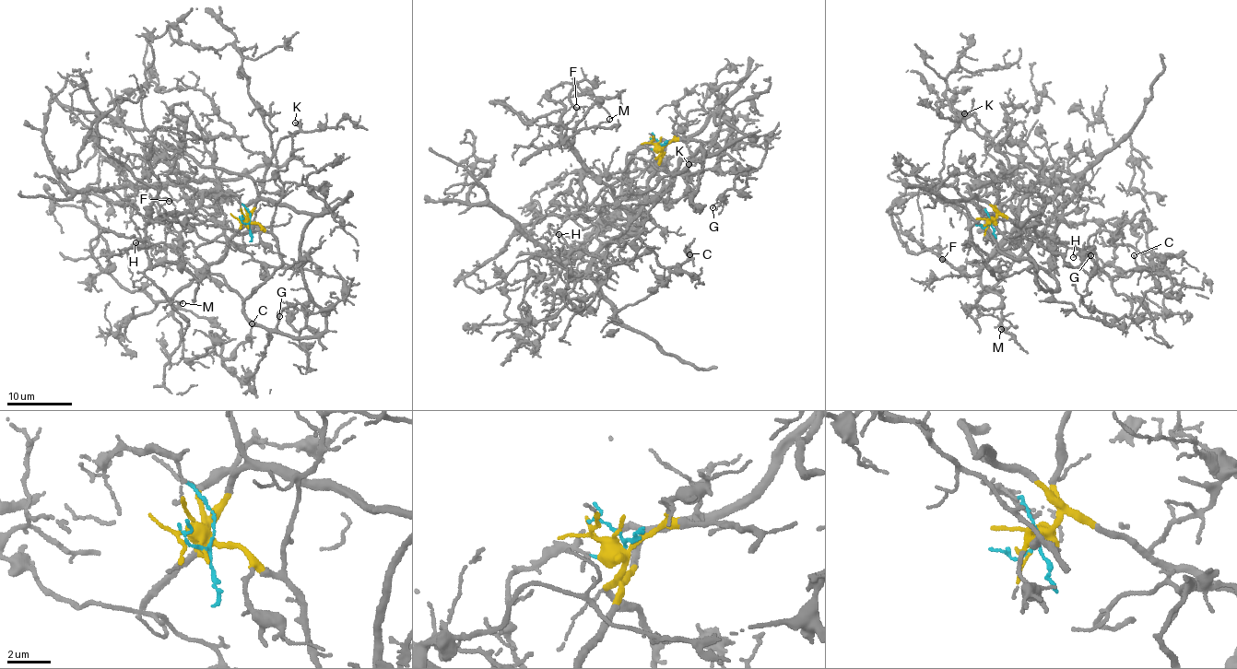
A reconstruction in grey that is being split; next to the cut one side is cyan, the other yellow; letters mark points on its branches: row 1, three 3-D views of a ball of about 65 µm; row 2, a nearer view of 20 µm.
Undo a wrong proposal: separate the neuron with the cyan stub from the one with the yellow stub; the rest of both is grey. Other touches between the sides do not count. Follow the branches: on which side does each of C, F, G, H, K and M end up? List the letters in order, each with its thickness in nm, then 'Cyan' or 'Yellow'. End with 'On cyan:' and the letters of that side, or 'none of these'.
C: Thickness 100 nm. Yellow
F: Thickness 110 nm. Cyan
G: Thickness 120 nm. Yellow
H: Thickness 110 nm. Yellow
K: Thickness 110 nm. Yellow
M: Thickness 130 nm. Cyan
On cyan: F, M

